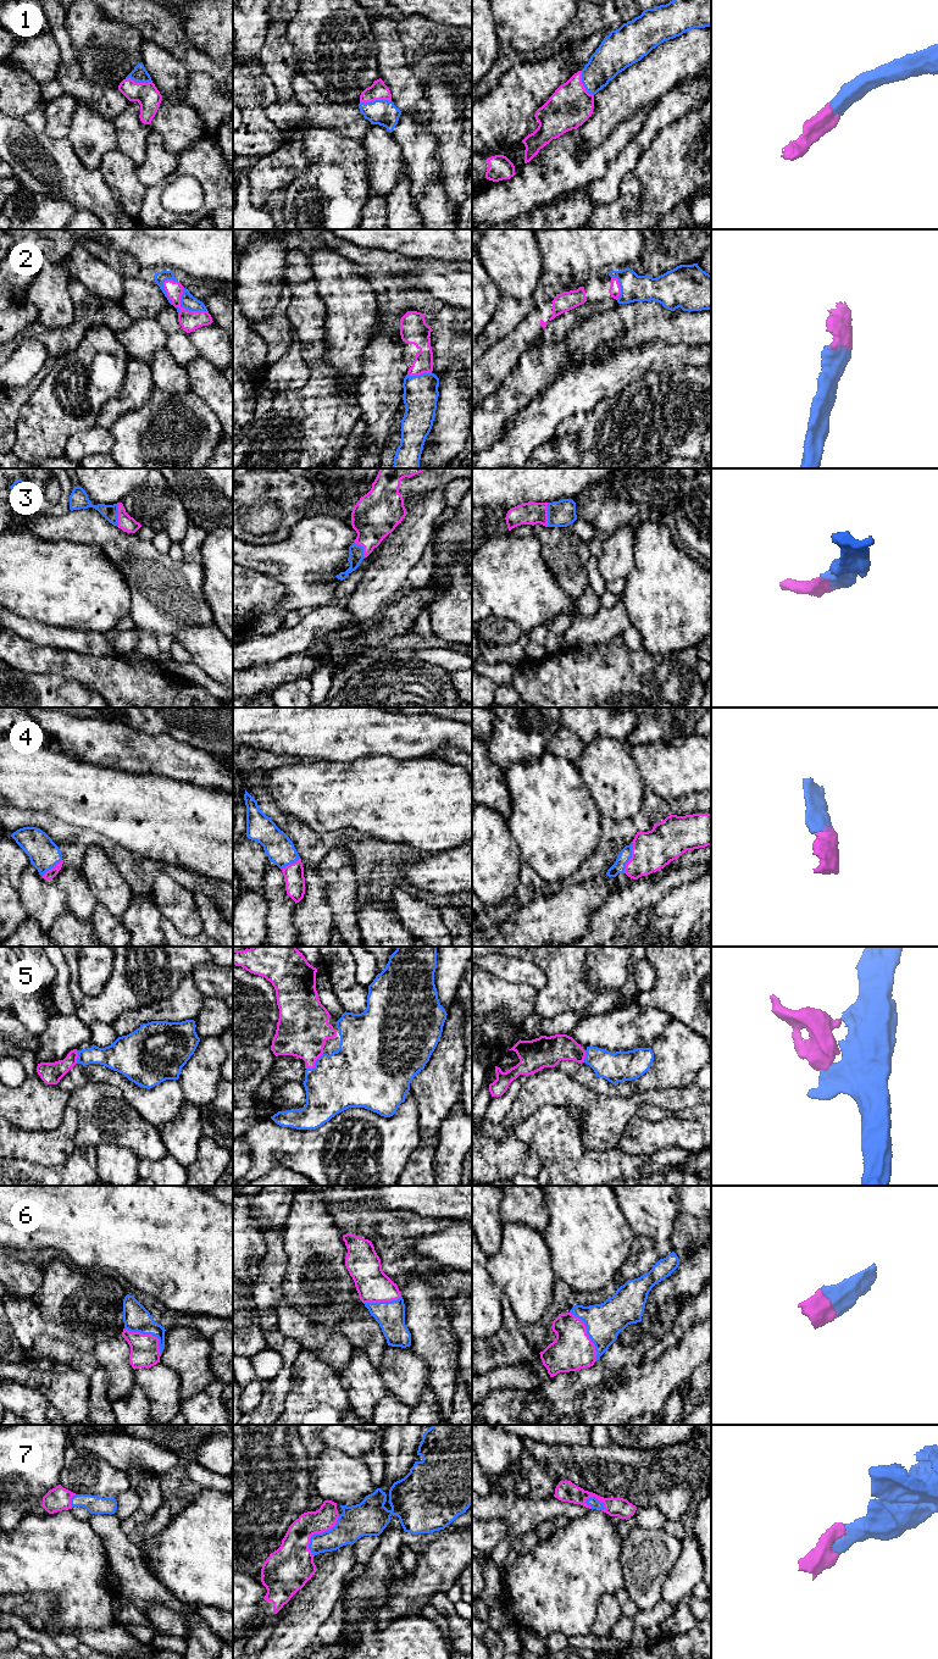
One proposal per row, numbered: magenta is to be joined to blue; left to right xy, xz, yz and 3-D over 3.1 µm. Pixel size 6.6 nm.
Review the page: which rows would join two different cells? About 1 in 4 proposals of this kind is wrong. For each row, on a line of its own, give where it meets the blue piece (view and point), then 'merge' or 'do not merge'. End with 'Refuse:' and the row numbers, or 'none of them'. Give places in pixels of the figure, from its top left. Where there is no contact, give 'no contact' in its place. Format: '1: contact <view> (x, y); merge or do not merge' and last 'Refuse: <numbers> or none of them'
1: contact xz (375, 100); merge
2: contact xy (184, 308); merge
3: contact yz (548, 515); merge
4: contact yz (631, 856); merge
5: contact xz (315, 1064); merge
6: contact yz (587, 1333); merge
7: contact xz (317, 1533); merge
Refuse: none of them

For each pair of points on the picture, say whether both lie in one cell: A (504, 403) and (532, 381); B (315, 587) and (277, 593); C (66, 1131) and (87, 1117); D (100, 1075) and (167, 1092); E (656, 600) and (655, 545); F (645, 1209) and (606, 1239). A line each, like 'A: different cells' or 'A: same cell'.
A: same cell
B: different cells
C: different cells
D: same cell
E: same cell
F: different cells

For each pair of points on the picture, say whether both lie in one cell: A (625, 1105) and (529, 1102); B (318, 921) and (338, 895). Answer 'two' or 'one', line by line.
A: one
B: two

